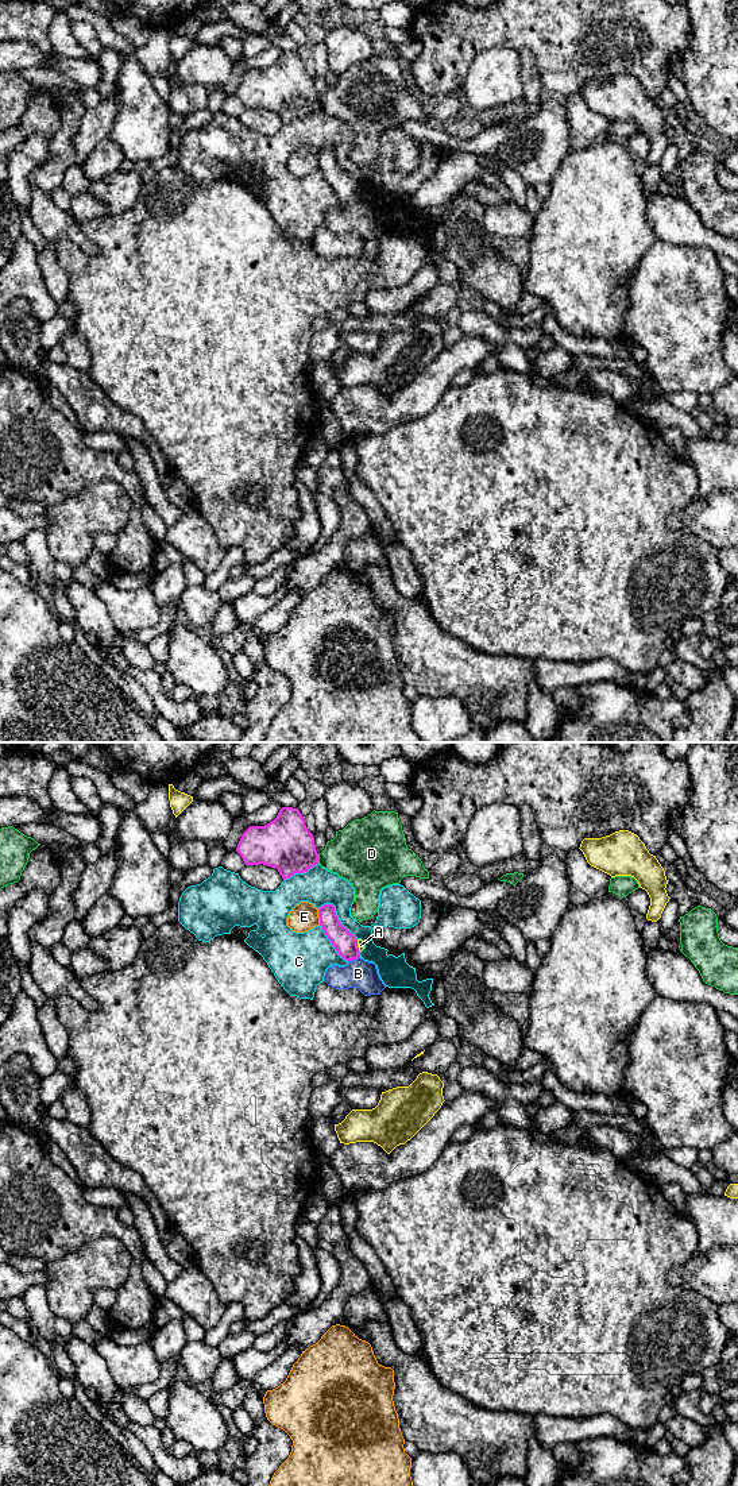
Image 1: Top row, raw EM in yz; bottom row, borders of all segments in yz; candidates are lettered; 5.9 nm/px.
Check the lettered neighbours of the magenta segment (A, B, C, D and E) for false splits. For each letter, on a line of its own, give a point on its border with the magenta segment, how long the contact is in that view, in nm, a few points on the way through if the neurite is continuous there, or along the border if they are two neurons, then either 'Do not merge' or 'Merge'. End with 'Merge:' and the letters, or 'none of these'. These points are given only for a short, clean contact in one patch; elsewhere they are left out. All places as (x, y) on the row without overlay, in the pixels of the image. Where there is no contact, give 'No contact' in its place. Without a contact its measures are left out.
A: Touches magenta at yz (356, 189). Shared border 70 nm. Boundary: yz (356, 184), (359, 193). Do not merge
B: Touches magenta at yz (354, 203). Shared border 80 nm. Path across: yz (346, 188), (354, 203), (358, 217). Merge
C: Touches magenta at yz (336, 159). Shared border 300 nm. Do not merge
D: Touches magenta at yz (317, 103). Shared border 60 nm. Do not merge
E: Touches magenta at yz (319, 161). Shared border 110 nm. Do not merge
Merge: B

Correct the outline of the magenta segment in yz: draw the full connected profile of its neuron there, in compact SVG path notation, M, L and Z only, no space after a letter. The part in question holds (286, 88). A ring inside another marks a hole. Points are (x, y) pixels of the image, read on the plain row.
M282 51L277 62L264 70L250 70L236 96L246 109L277 112L283 124L318 108L314 81L300 54L293 51Z

